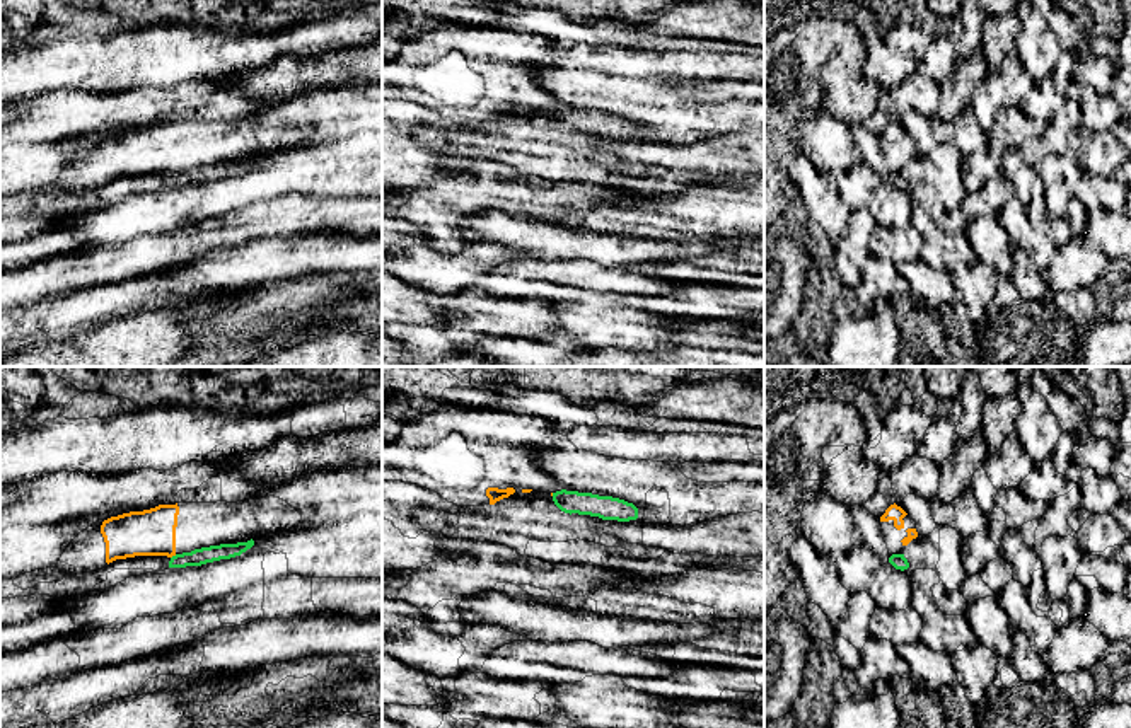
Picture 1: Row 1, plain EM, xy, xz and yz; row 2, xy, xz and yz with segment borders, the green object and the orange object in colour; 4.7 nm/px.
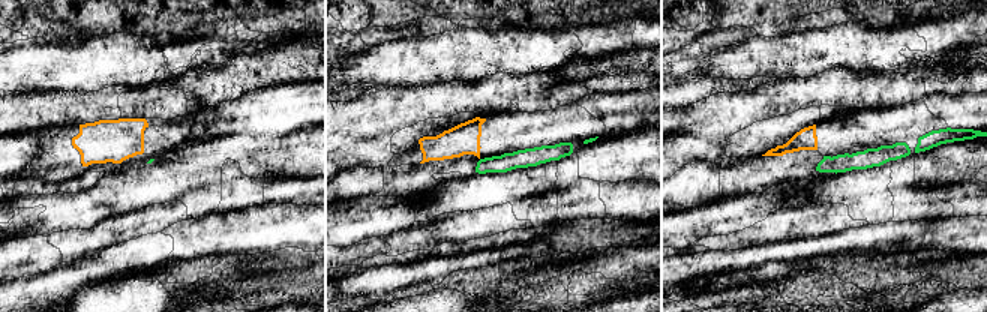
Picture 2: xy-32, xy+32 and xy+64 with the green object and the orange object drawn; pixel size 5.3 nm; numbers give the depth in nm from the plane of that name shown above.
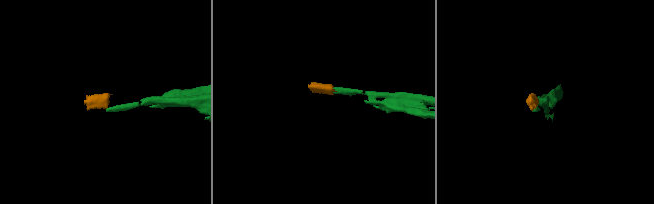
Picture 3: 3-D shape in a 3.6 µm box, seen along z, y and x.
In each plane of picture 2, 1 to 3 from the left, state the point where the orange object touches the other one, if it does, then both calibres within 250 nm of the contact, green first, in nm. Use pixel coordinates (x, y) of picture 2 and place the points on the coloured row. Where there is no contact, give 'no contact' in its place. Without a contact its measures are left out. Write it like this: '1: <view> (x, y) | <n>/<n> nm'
1: no contact
2: no contact
3: no contact

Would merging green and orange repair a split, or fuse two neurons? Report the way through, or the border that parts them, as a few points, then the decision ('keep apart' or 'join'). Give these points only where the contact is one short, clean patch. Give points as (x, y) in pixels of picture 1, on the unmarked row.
border along xy (176, 173), (171, 176); keep apart

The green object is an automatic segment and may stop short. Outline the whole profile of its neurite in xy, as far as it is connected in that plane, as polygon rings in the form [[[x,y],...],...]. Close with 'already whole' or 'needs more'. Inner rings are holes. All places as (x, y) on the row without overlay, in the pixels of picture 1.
[[[251,157],[247,160],[220,162],[220,164],[194,167],[191,170],[172,174],[169,179],[169,186],[201,184],[206,181],[220,179],[220,177],[230,177],[230,176],[241,174],[252,164],[254,164],[254,159]]]; already whole

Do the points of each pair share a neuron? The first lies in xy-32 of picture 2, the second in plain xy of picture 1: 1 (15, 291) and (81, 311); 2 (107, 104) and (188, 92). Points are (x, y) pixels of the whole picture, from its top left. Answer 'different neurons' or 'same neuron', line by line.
1: same neuron
2: same neuron

